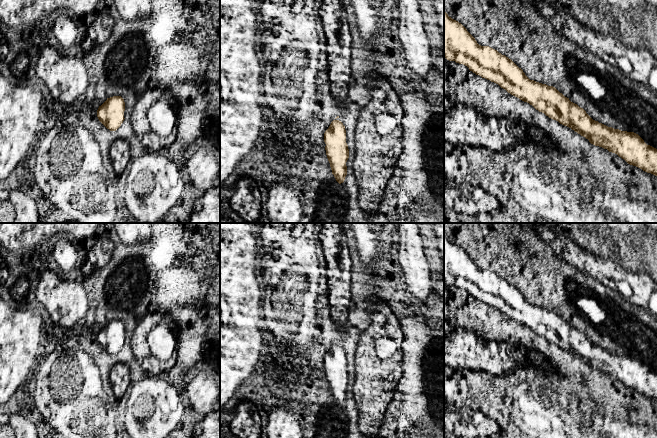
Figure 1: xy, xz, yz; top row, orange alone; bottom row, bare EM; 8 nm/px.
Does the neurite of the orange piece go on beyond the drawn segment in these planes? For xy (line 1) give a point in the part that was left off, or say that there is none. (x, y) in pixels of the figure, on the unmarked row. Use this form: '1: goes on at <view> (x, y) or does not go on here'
1: does not go on here

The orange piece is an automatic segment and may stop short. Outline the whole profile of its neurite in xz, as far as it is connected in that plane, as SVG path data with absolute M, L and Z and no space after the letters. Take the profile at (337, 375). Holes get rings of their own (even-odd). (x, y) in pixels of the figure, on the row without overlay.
M333 344L324 357L325 374L332 398L341 408L347 399L346 386L349 382L349 373L346 367L346 354L343 347Z

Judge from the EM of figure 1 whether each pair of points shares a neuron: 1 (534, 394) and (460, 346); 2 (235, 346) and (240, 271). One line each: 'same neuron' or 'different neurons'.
1: different neurons
2: same neuron

